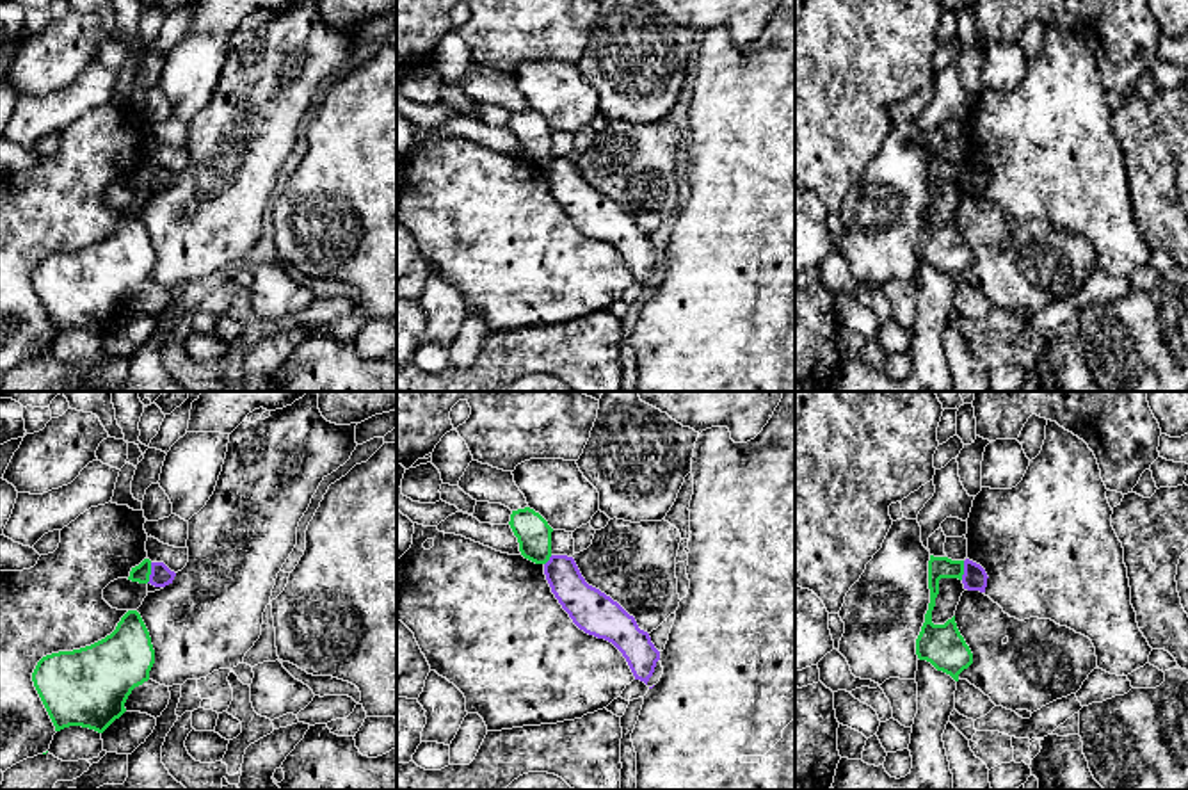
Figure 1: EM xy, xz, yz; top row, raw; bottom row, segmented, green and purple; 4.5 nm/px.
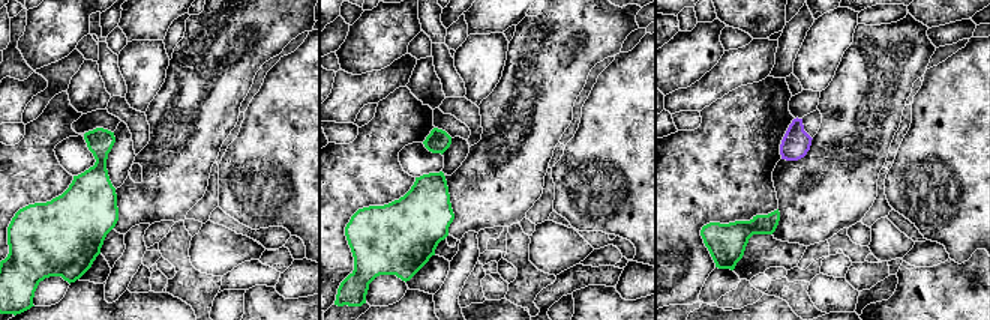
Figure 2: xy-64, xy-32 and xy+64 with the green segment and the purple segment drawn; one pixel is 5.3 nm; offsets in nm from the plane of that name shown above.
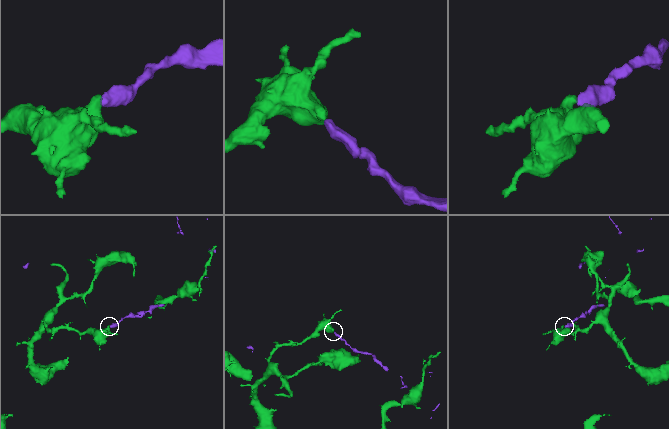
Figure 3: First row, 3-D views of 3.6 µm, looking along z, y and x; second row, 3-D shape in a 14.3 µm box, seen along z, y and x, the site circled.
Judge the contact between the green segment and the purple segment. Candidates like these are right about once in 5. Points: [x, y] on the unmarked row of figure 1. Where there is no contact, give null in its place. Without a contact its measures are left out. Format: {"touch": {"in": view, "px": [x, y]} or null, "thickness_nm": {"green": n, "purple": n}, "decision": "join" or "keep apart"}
{"touch": {"in": "xy", "px": [150, 175]}, "thickness_nm": {"green": 80, "purple": 100}, "decision": "keep apart"}

